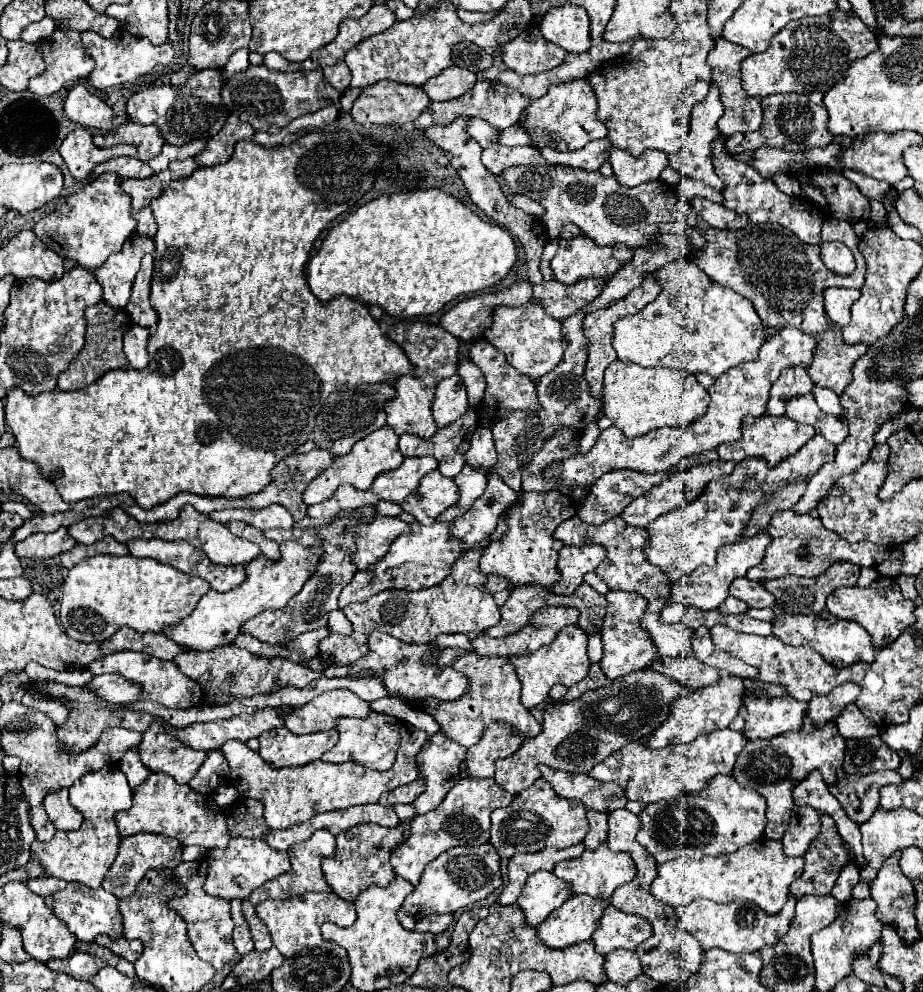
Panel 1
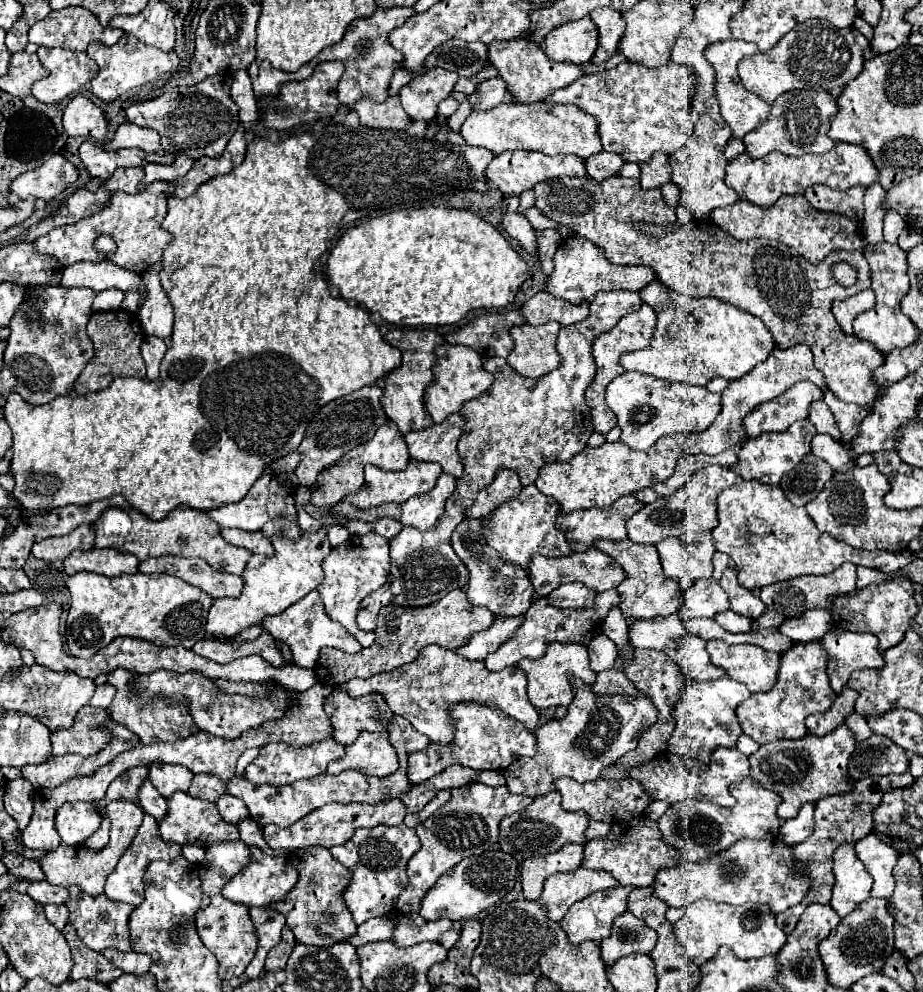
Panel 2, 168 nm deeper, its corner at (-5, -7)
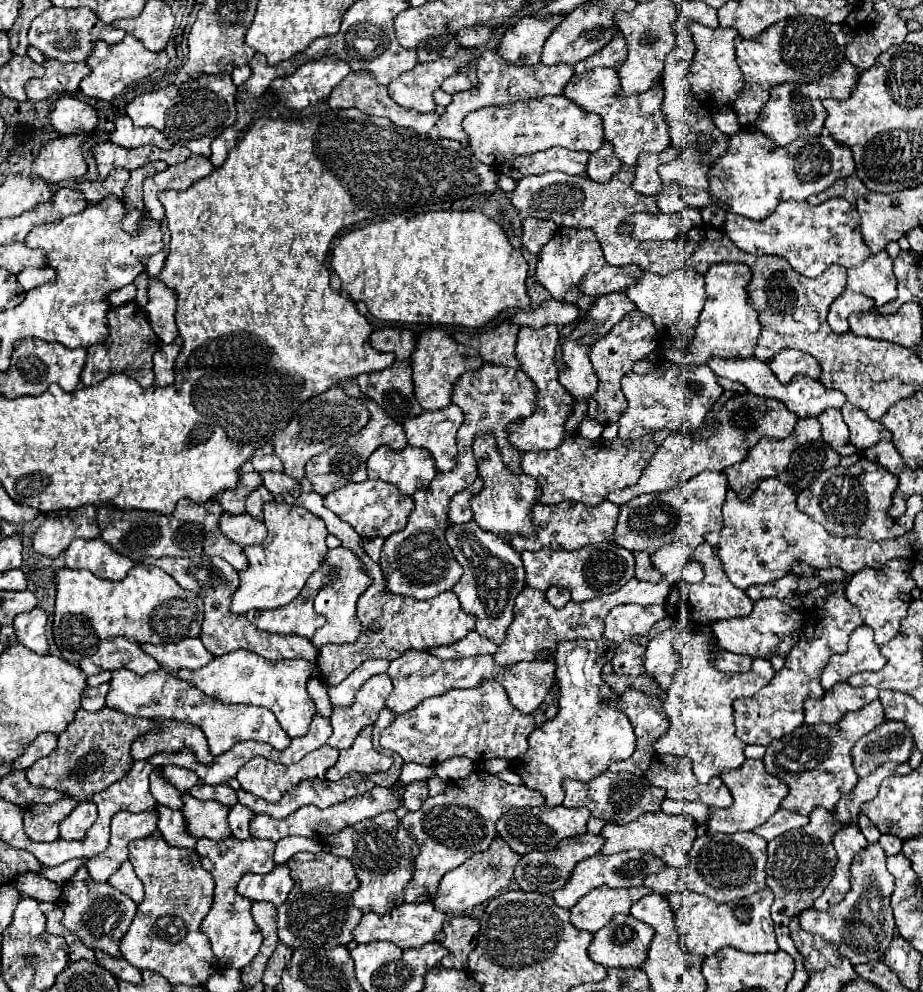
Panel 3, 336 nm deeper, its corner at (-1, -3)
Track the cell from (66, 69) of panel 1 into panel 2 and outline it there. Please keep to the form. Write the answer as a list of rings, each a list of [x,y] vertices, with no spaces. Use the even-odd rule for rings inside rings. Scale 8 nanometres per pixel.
[[[38,47],[38,57],[44,69],[50,71],[46,79],[40,79],[32,87],[32,95],[42,103],[60,103],[62,99],[82,91],[98,73],[98,65],[88,57],[88,53],[80,51],[68,51],[68,49],[50,49],[50,47]]]

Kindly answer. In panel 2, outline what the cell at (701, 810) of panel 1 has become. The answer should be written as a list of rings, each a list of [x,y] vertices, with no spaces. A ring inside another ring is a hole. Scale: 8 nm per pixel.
[[[746,777],[740,783],[730,785],[730,793],[736,799],[736,805],[730,809],[718,807],[714,803],[700,803],[700,801],[680,801],[674,803],[660,819],[658,829],[664,835],[664,841],[670,847],[680,849],[682,861],[700,861],[712,853],[718,853],[732,843],[736,843],[742,837],[750,839],[772,839],[778,835],[778,829],[782,825],[782,819],[776,813],[776,807],[782,803],[782,797],[774,791],[766,791],[764,787],[758,787],[752,777]]]

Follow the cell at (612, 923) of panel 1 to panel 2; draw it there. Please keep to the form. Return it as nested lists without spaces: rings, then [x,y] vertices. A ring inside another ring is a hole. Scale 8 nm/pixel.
[[[630,911],[614,919],[612,935],[602,939],[600,953],[606,965],[614,965],[618,959],[634,953],[650,953],[656,945],[656,931],[650,929],[642,919],[634,917]]]

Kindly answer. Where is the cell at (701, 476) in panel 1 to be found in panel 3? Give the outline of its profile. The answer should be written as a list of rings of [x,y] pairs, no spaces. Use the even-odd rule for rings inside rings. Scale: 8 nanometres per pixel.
[[[702,471],[690,481],[676,485],[664,493],[650,493],[632,499],[620,507],[616,543],[630,551],[648,551],[650,555],[670,541],[690,543],[692,547],[704,543],[704,535],[722,527],[722,503],[726,499],[728,481],[722,471]]]

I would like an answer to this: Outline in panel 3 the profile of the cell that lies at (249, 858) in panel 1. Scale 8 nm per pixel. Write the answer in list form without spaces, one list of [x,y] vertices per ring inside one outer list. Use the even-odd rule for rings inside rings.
[[[274,865],[274,869],[266,875],[254,875],[246,873],[238,881],[238,893],[242,897],[248,897],[250,901],[268,901],[276,907],[286,901],[286,895],[290,893],[294,881],[288,873],[288,865]]]

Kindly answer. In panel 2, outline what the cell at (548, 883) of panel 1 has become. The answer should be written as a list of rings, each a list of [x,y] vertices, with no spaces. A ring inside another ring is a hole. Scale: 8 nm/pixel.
[[[580,867],[574,873],[550,875],[544,883],[540,899],[546,905],[550,919],[560,921],[572,903],[588,897],[594,891],[610,887],[618,887],[618,881],[610,873]]]

